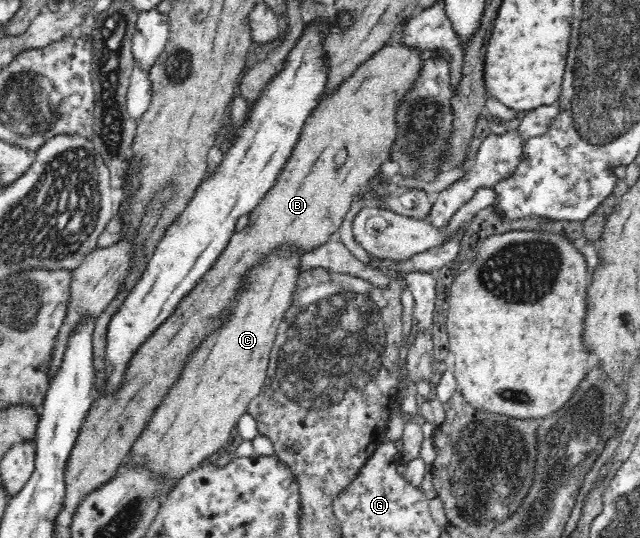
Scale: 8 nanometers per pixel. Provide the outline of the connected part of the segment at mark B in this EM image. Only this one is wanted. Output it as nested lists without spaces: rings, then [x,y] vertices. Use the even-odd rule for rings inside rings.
[[[400,26],[389,36],[389,40],[373,52],[363,64],[355,68],[353,75],[341,84],[333,86],[329,92],[325,93],[315,110],[305,121],[300,139],[289,157],[287,163],[281,171],[280,177],[276,180],[273,188],[260,203],[249,213],[249,223],[239,232],[234,232],[225,246],[225,250],[214,260],[213,266],[200,278],[200,282],[177,304],[175,311],[161,325],[157,326],[152,334],[143,342],[139,349],[127,362],[127,368],[123,370],[121,384],[119,388],[111,392],[101,393],[94,401],[89,410],[83,427],[78,432],[71,456],[69,457],[66,473],[66,495],[64,500],[65,511],[73,515],[77,504],[95,488],[99,488],[105,480],[109,480],[115,472],[121,460],[129,454],[129,448],[134,445],[135,440],[148,427],[151,416],[155,413],[156,407],[161,404],[163,397],[167,394],[169,386],[177,380],[185,360],[190,353],[200,344],[207,334],[207,328],[211,321],[219,318],[223,312],[232,304],[236,291],[242,284],[242,277],[248,272],[247,268],[251,264],[257,264],[273,246],[277,244],[290,244],[298,246],[302,250],[312,251],[320,247],[325,242],[336,238],[337,230],[345,218],[357,194],[363,192],[371,179],[381,173],[381,164],[385,160],[390,160],[390,148],[397,138],[397,111],[400,102],[405,95],[413,88],[424,65],[421,60],[421,53],[424,52],[416,46],[409,46],[402,40],[402,29]],[[345,150],[345,162],[339,166],[337,164],[337,154]]]

